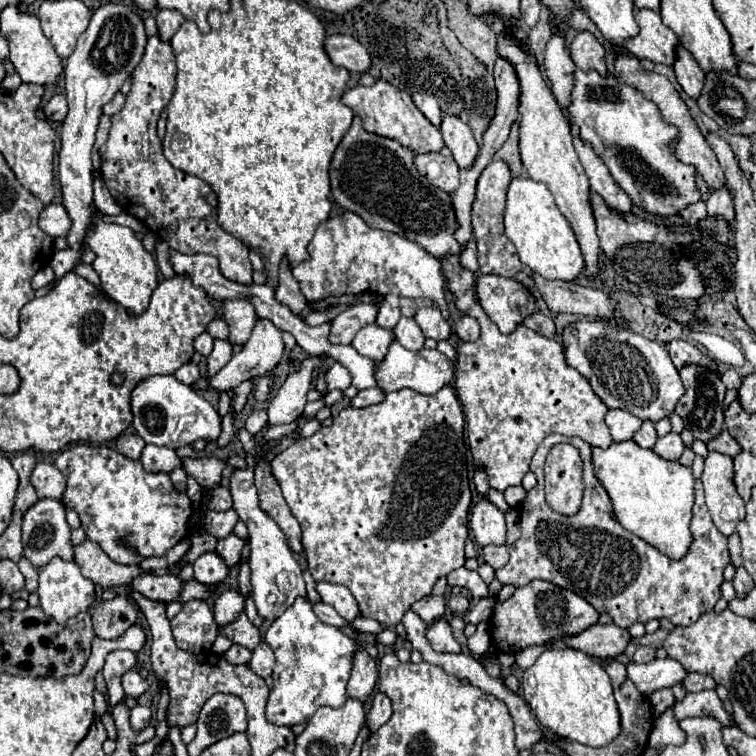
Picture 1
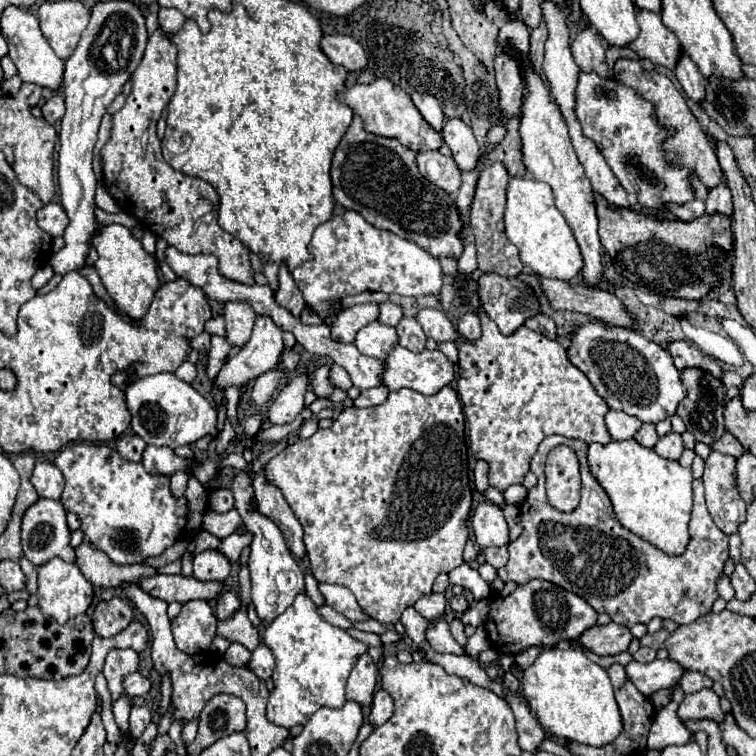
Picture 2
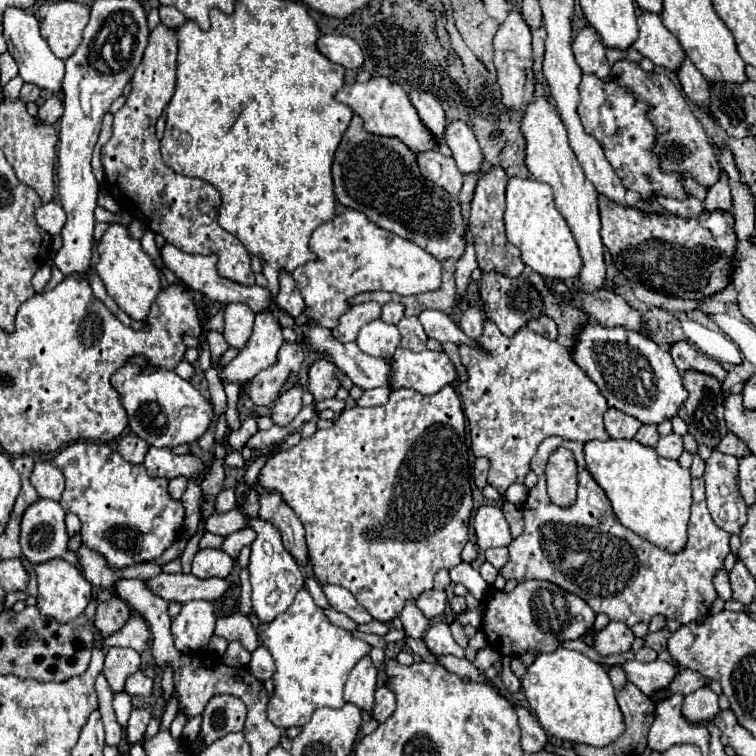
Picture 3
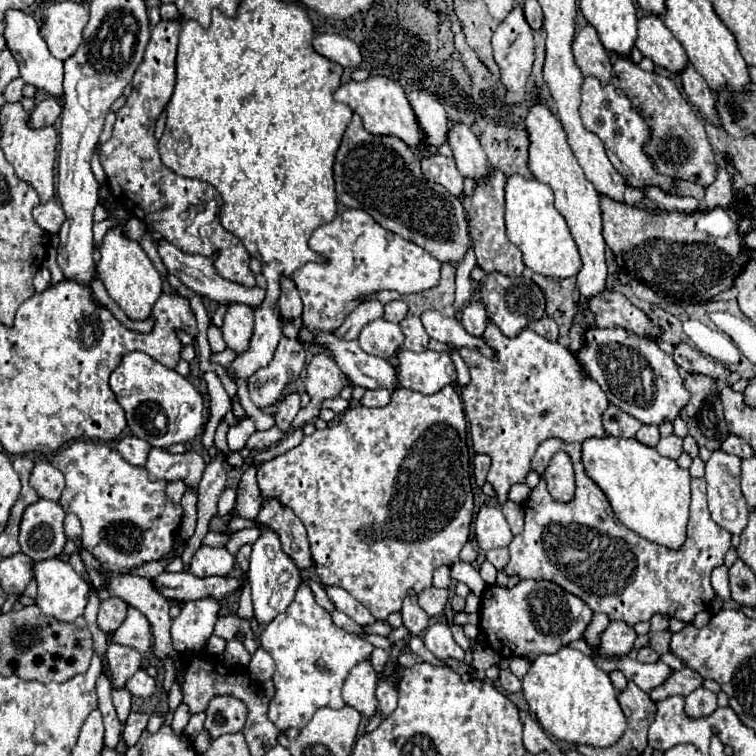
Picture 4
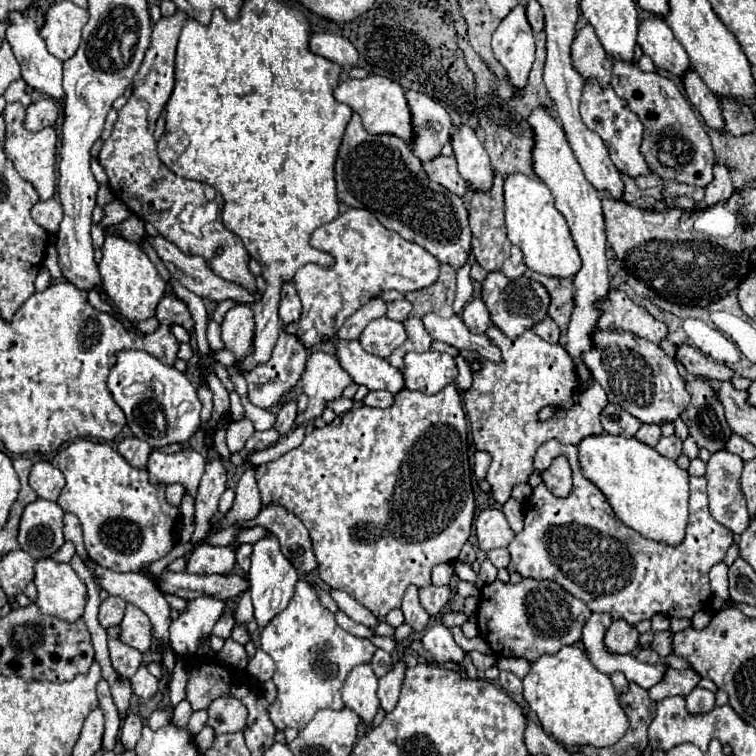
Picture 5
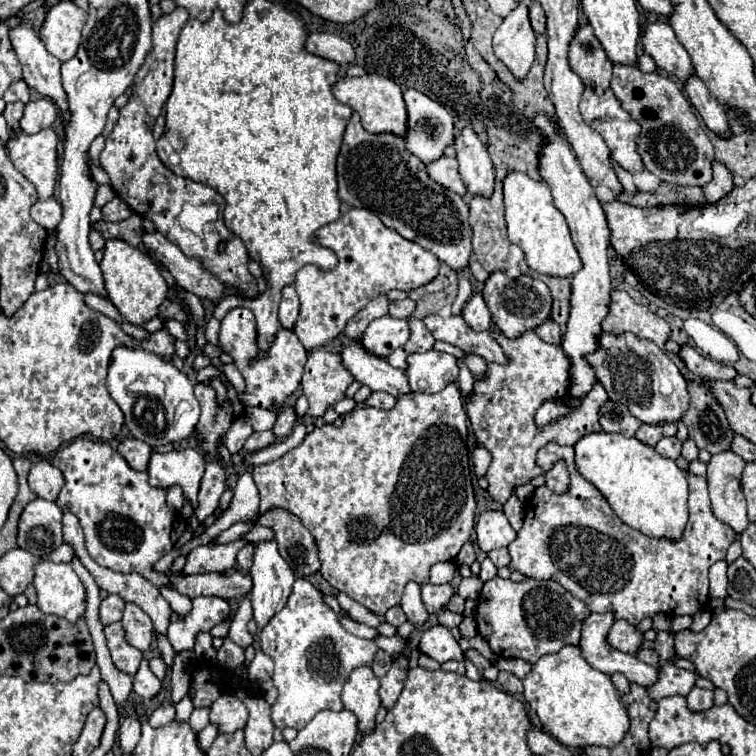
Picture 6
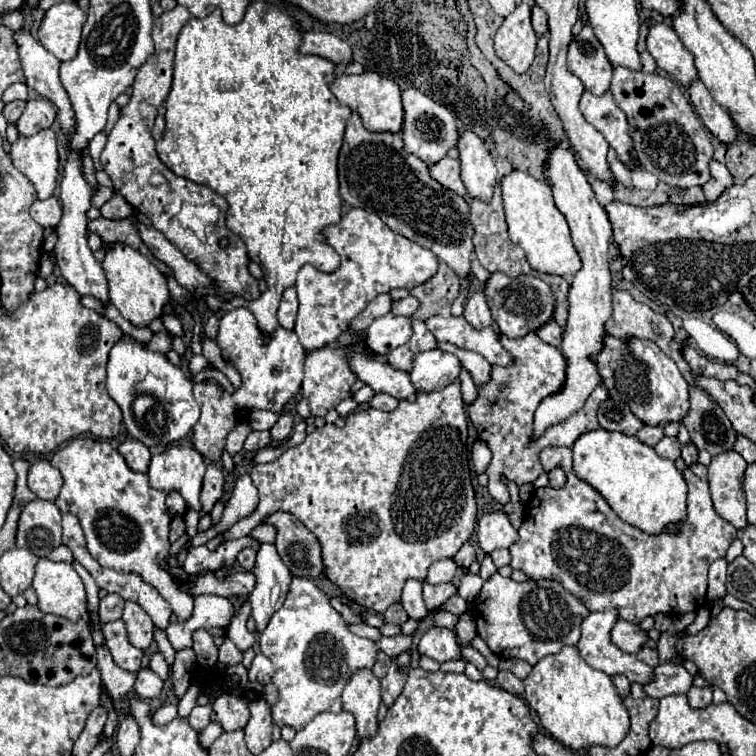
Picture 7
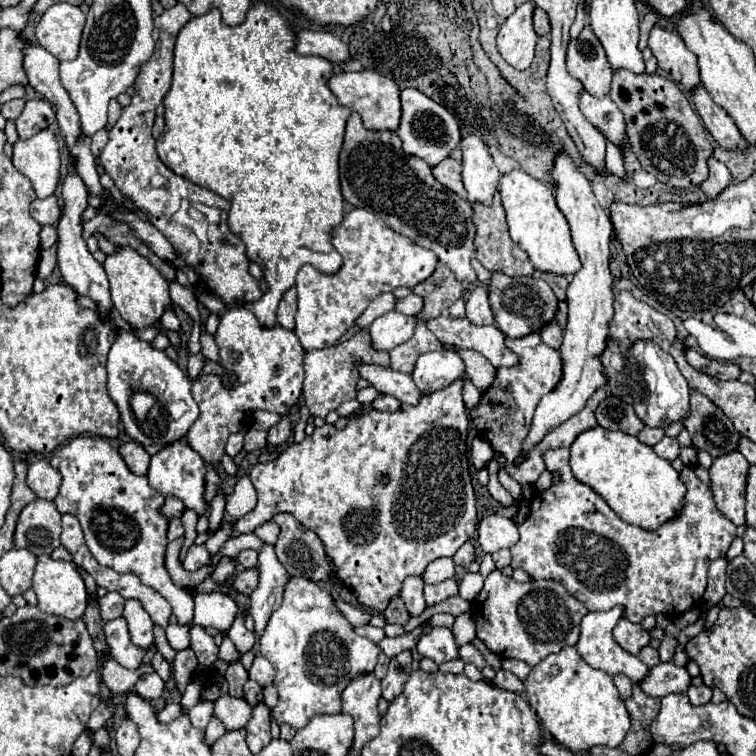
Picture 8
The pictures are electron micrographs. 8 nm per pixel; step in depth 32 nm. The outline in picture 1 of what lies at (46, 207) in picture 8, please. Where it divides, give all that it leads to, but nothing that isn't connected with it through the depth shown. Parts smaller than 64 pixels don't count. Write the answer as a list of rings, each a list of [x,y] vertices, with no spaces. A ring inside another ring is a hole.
[[[48,204],[48,208],[40,214],[38,226],[52,238],[66,238],[68,228],[72,226],[72,220],[62,204]]]

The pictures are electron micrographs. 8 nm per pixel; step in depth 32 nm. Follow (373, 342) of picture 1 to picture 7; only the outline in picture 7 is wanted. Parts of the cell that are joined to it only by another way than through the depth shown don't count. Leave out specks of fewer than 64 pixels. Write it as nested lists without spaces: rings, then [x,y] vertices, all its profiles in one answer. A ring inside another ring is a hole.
[[[386,314],[376,318],[370,324],[370,328],[366,330],[364,342],[366,342],[366,348],[374,354],[388,354],[394,348],[406,344],[410,336],[412,336],[410,318]]]

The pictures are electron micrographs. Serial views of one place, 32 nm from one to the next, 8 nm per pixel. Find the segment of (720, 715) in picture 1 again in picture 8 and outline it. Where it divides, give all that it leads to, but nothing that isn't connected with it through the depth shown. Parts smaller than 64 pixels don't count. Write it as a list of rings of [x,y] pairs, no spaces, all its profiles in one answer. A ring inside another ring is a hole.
[[[690,686],[686,694],[688,694],[688,698],[690,698],[690,704],[700,706],[700,704],[708,704],[708,702],[710,702],[710,698],[712,698],[712,688],[708,688],[708,686]]]

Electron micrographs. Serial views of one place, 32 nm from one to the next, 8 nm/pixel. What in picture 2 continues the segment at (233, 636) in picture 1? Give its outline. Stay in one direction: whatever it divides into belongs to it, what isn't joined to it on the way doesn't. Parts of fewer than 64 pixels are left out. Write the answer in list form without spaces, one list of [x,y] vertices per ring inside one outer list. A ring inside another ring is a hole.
[[[238,612],[228,620],[228,626],[218,626],[218,634],[224,636],[230,642],[238,642],[242,646],[246,646],[250,652],[260,644],[260,636],[258,630],[250,624],[248,616]]]

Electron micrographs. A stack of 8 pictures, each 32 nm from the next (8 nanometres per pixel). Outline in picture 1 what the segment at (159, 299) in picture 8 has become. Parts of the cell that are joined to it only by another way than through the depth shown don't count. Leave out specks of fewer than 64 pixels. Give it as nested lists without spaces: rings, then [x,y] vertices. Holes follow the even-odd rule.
[[[92,210],[92,228],[86,232],[86,246],[96,254],[96,260],[92,262],[92,268],[98,272],[102,290],[122,304],[130,314],[140,314],[148,302],[152,290],[158,286],[158,266],[156,258],[142,246],[142,242],[136,238],[136,234],[118,224],[106,224],[104,214],[100,210]]]

